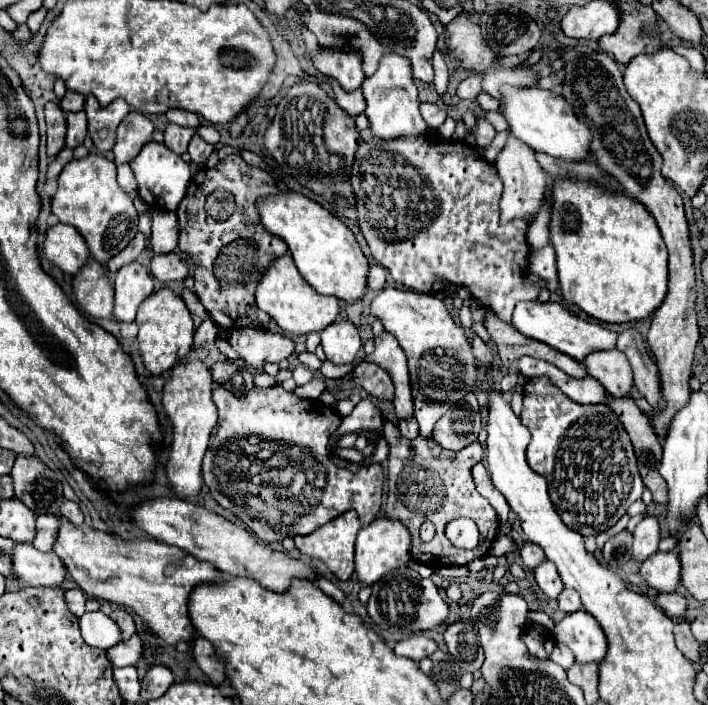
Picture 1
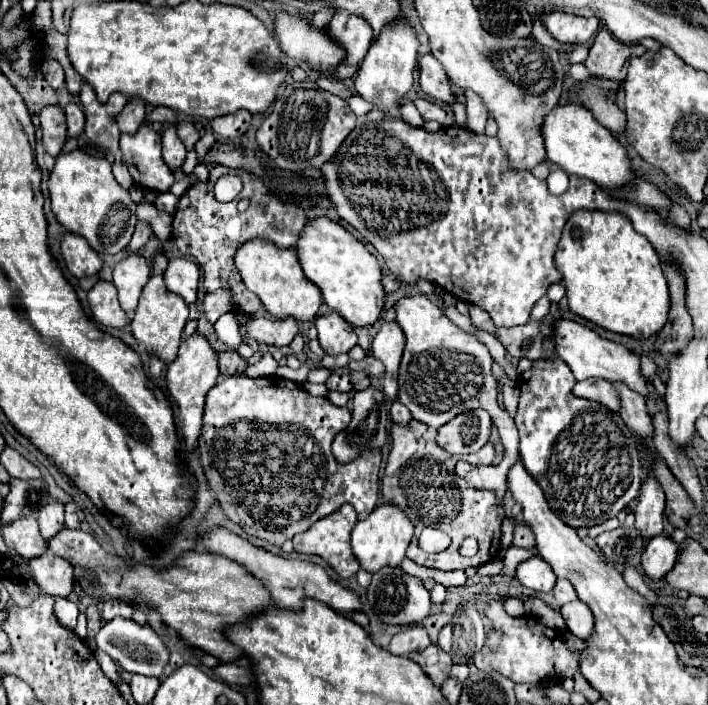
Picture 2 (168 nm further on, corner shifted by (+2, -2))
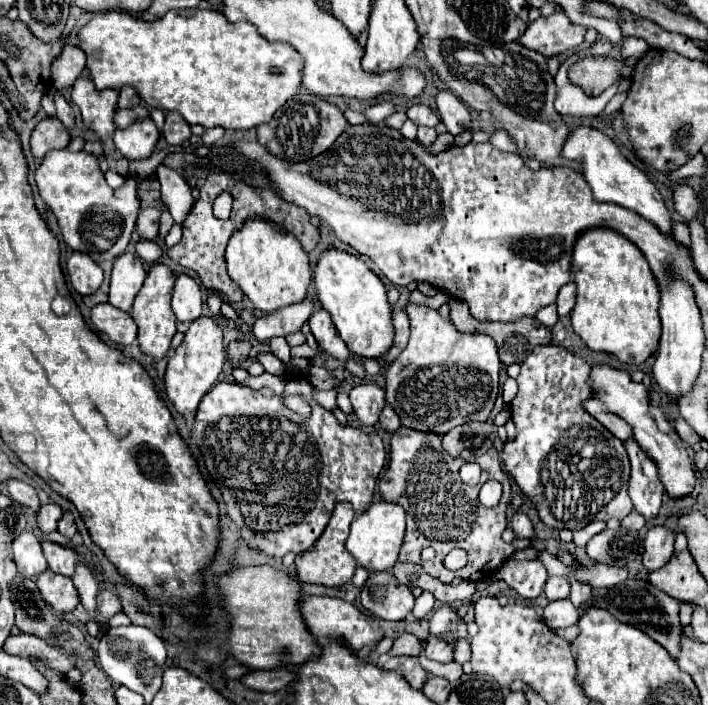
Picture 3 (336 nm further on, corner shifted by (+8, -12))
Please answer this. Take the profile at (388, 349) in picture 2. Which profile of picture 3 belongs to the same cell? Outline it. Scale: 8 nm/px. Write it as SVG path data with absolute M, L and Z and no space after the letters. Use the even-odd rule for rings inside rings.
M394 308L392 312L392 324L394 324L394 342L390 350L384 356L384 368L396 360L396 356L402 352L402 348L408 344L408 316L402 308Z

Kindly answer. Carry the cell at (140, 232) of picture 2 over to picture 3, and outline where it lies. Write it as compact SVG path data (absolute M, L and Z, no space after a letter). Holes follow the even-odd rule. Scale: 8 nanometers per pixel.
M144 208L136 220L136 232L142 240L154 240L158 236L160 212L156 208Z

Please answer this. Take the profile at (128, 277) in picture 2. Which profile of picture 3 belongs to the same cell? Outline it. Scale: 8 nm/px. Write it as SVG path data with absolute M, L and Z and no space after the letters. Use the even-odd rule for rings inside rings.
M122 254L118 256L118 260L114 262L112 268L112 276L110 276L110 294L108 294L108 302L124 312L128 312L132 308L132 302L138 294L138 290L142 288L146 278L144 266L140 256L136 254Z

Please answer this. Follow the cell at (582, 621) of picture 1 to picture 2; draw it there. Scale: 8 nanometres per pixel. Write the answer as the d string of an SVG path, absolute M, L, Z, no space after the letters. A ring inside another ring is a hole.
M576 600L576 602L568 602L564 606L560 606L560 614L566 622L566 628L576 636L576 638L588 638L592 634L592 626L594 626L594 618L590 608Z

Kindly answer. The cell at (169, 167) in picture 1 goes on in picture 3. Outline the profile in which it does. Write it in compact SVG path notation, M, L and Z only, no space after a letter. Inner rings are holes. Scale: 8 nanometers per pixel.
M142 120L140 124L132 124L130 128L114 132L116 148L130 160L146 160L154 154L158 142L158 128L152 120Z

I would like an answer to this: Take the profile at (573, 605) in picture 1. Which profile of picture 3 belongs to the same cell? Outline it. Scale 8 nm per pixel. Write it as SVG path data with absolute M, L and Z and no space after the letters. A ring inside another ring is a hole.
M550 576L544 588L544 594L550 602L554 600L566 600L570 596L570 584L564 576Z

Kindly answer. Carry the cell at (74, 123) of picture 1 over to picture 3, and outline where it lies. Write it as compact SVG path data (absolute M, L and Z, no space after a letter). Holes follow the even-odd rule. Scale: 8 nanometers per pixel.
M56 94L56 116L60 118L60 122L70 130L70 128L74 128L74 114L72 114L72 108L70 108L70 104L60 96L60 94Z

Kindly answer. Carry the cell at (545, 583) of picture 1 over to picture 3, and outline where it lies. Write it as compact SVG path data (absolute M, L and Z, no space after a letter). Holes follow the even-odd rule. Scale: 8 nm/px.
M526 560L526 562L506 562L500 572L496 572L496 578L506 580L506 584L516 590L526 600L536 600L544 584L548 580L548 572L538 560Z

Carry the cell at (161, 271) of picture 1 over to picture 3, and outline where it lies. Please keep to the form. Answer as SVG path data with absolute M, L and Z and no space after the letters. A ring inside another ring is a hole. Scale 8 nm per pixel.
M188 274L176 276L172 292L172 310L178 320L190 320L190 322L196 320L202 312L200 286Z

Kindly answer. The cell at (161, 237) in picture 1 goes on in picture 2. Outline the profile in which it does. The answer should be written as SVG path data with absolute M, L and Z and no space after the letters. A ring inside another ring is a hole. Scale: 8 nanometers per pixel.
M158 252L156 260L154 260L154 272L152 272L148 284L142 290L142 296L140 296L140 302L138 302L138 308L136 308L136 314L134 314L134 320L132 320L130 326L132 326L134 338L140 344L146 346L150 356L162 358L164 362L172 362L176 358L176 354L178 354L178 346L180 346L180 340L182 340L184 324L188 320L188 304L184 302L184 298L180 298L178 294L170 292L164 286L166 264L168 264L166 256Z

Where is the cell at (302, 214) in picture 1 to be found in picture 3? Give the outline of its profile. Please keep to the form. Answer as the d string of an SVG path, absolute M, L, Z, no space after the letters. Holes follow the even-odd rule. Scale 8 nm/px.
M326 248L314 268L314 286L322 308L332 316L332 322L350 352L366 358L380 358L388 352L394 338L394 326L392 308L386 300L386 286L358 256L338 248Z

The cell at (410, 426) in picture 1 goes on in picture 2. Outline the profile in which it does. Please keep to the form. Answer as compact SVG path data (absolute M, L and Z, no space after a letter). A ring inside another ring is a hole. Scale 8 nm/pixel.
M394 402L392 404L392 408L390 408L390 416L392 416L392 420L396 422L396 424L402 424L402 426L406 426L410 420L412 420L412 416L410 416L410 412L404 408L404 404L402 402Z

